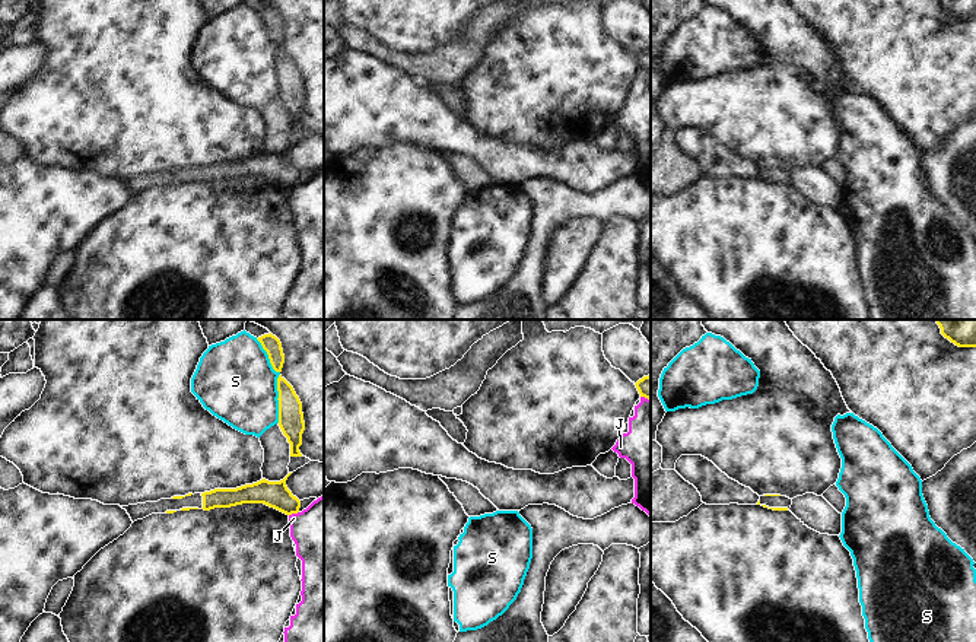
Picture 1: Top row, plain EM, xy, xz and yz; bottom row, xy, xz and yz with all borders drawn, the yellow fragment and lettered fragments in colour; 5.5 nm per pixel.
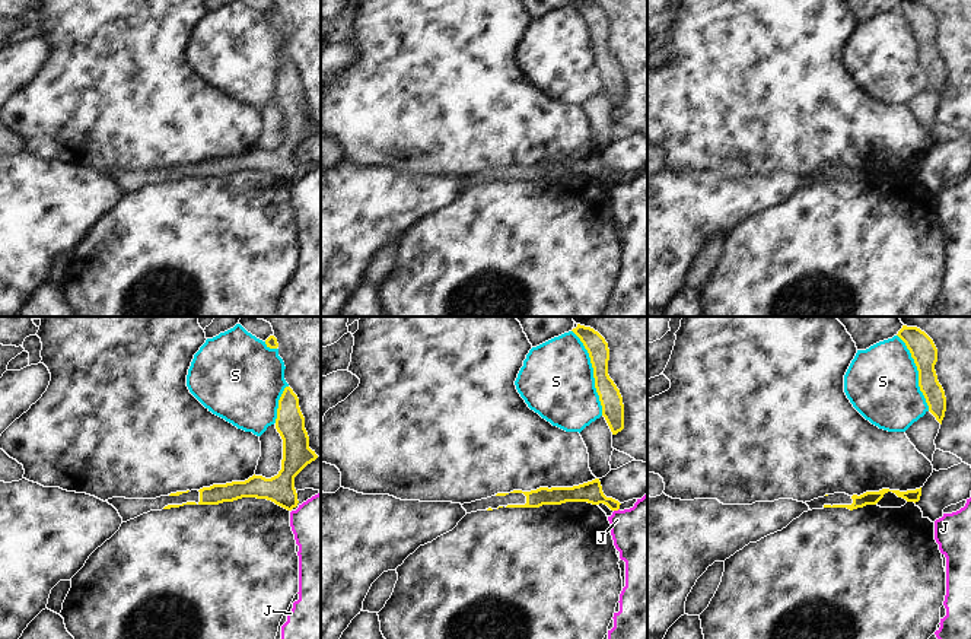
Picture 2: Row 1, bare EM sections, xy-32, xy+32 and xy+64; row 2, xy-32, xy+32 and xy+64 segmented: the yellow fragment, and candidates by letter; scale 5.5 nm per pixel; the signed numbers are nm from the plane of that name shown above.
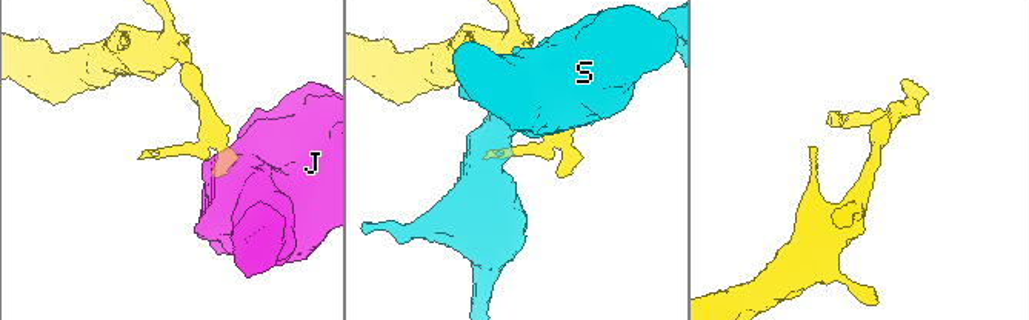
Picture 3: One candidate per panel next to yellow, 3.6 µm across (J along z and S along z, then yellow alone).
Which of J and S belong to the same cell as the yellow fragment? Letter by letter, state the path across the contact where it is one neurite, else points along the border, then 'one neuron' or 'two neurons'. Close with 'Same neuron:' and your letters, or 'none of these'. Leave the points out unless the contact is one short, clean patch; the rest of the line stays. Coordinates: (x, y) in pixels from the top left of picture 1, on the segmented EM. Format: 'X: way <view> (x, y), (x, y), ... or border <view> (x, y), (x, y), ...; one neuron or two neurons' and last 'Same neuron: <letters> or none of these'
J: border xy (298, 511), (289, 515); two neurons
S: two neurons
Same neuron: none of these

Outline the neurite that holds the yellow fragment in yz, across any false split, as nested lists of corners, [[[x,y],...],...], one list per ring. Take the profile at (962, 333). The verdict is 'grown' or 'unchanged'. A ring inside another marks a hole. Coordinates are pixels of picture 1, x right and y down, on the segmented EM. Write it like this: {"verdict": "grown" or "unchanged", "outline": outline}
{"verdict": "unchanged", "outline": [[[935,320],[941,334],[958,347],[976,347],[976,320]]]}

